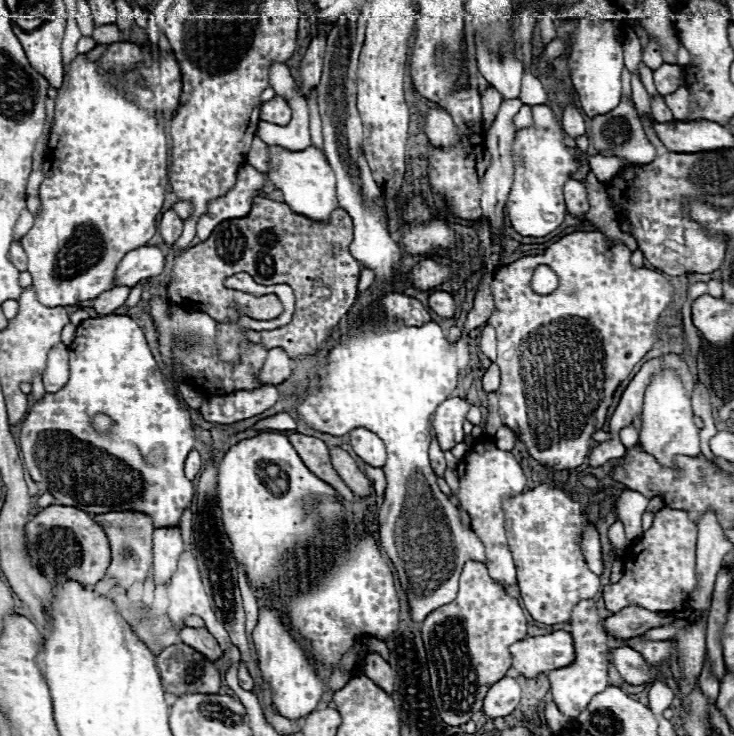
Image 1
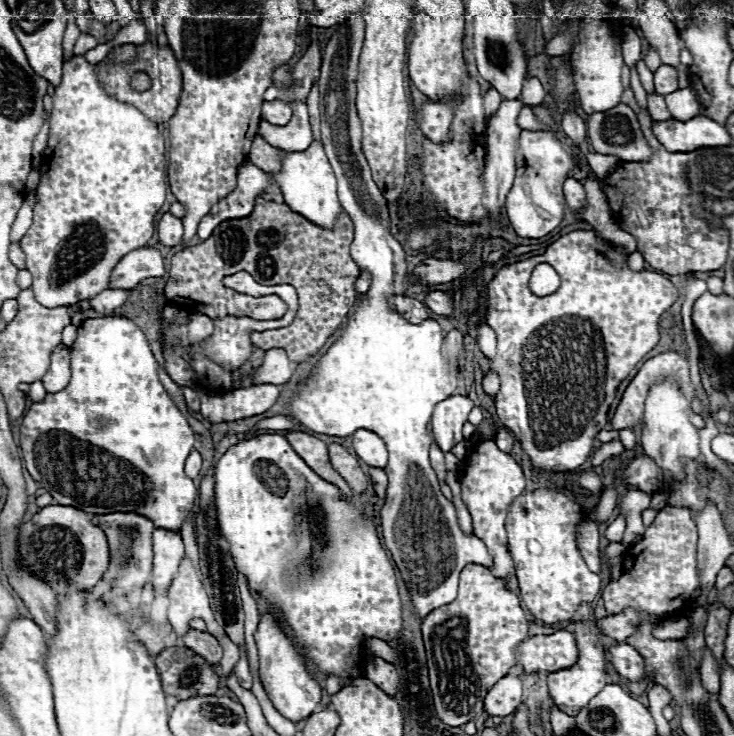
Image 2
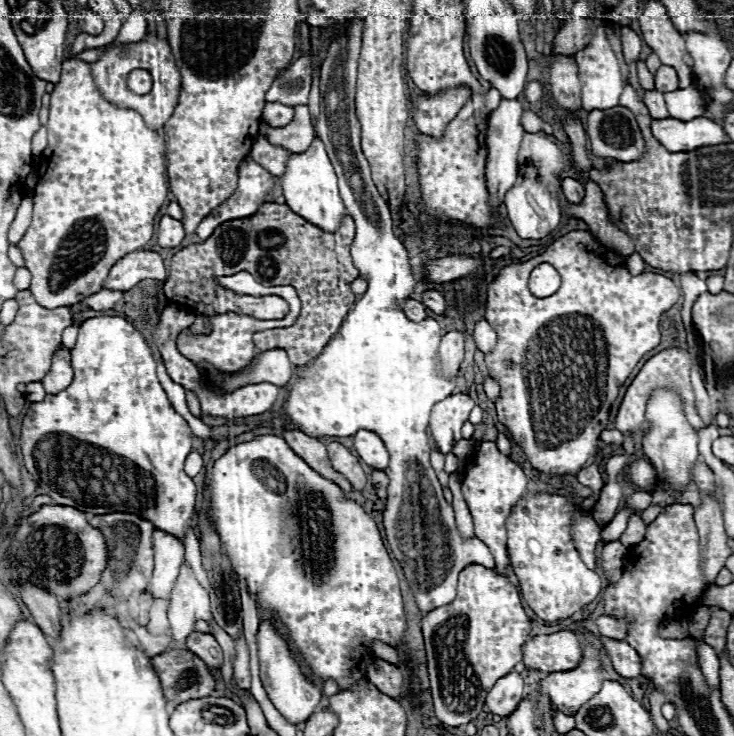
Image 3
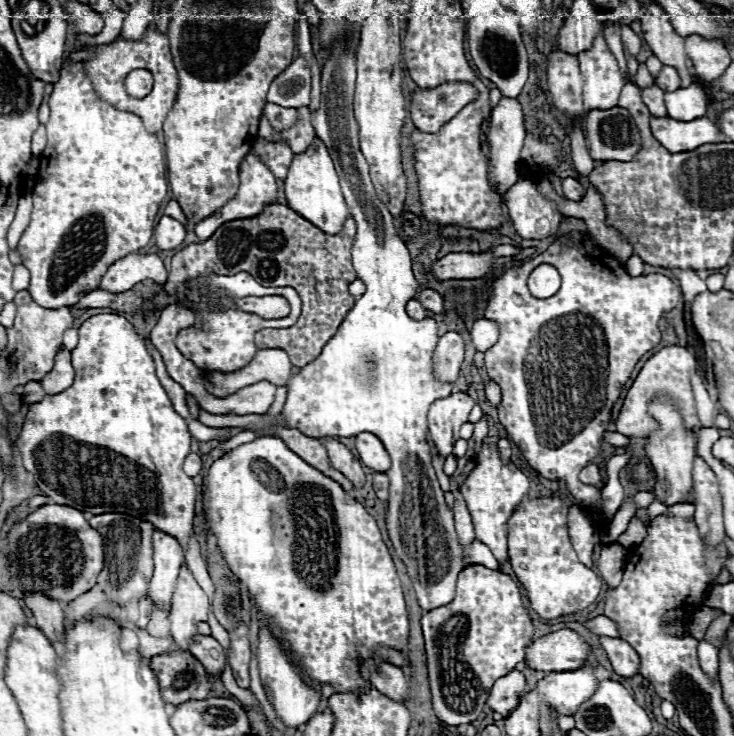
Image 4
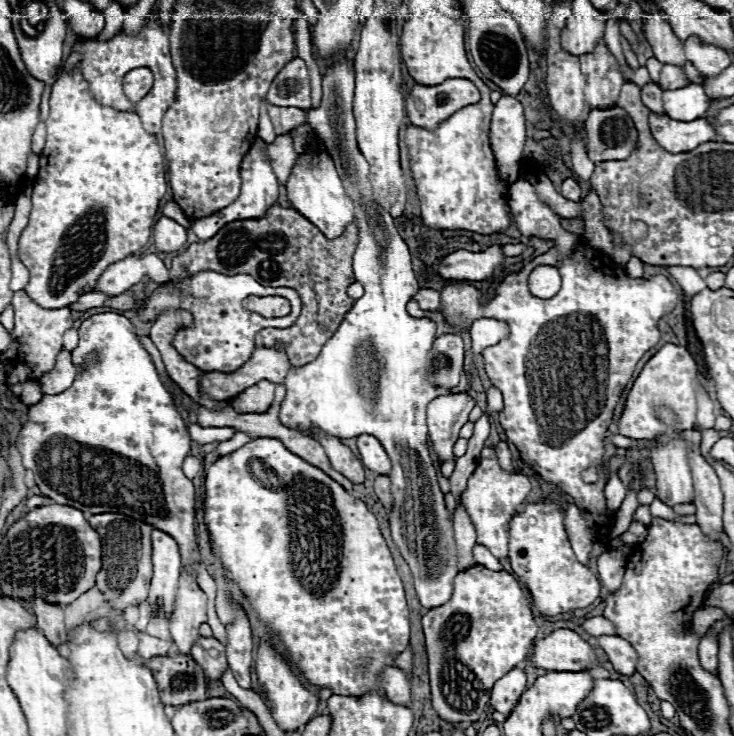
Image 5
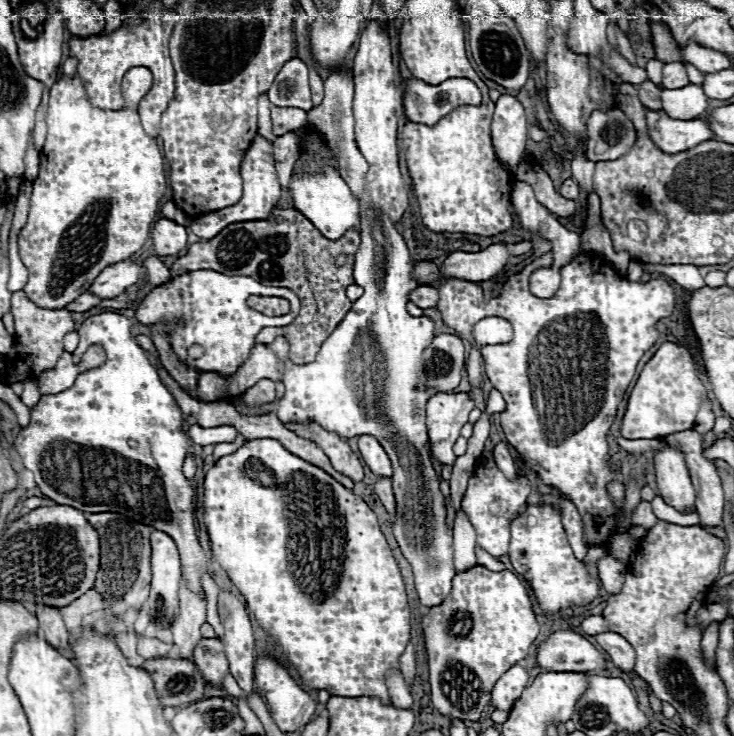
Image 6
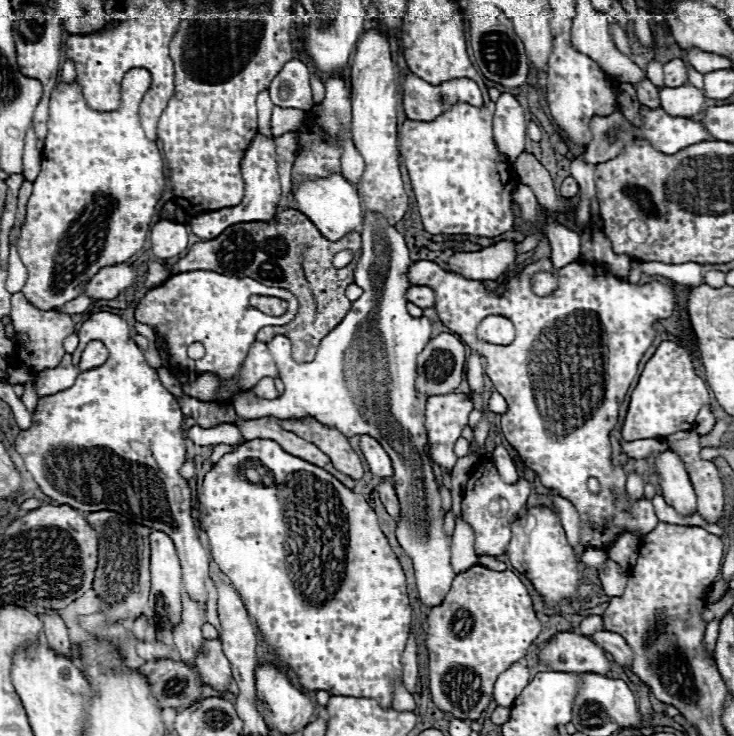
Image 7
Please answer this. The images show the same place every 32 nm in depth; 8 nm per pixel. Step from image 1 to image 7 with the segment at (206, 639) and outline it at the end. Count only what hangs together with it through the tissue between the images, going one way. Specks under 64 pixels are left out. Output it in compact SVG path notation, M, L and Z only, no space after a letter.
M204 640L196 656L196 670L200 672L204 684L212 686L218 692L228 692L232 670L230 662L222 654L220 640Z

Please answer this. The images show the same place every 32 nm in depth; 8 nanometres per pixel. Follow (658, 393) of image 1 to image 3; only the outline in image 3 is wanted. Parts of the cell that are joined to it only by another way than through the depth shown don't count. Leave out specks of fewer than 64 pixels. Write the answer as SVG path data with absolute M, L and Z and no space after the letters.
M656 390L652 394L646 406L646 416L652 422L652 428L644 434L644 454L650 458L658 472L658 484L652 492L652 502L660 506L670 506L690 484L690 470L698 458L698 434L686 422L682 400L670 390Z

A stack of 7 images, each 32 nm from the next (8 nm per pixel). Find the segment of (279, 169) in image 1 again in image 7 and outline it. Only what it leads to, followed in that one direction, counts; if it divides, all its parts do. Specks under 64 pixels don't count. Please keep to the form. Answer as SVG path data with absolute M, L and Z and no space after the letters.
M332 174L320 180L308 180L294 190L294 198L298 202L298 210L306 214L330 242L338 242L350 232L362 232L364 214L360 198L356 190L342 176Z

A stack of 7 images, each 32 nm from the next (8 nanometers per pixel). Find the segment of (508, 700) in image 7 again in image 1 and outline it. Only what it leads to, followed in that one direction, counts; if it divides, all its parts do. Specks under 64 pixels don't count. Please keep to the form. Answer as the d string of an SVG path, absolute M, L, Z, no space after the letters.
M504 676L498 680L484 698L484 714L488 718L508 716L516 710L520 702L520 684L512 676Z

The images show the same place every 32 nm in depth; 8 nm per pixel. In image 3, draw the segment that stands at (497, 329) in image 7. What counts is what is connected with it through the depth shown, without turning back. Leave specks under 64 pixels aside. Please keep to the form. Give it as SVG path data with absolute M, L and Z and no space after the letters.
M480 320L476 322L474 326L474 332L472 332L472 338L478 346L478 350L482 350L484 354L490 352L494 348L494 344L497 342L496 330L492 328L492 324L488 324L486 320Z

